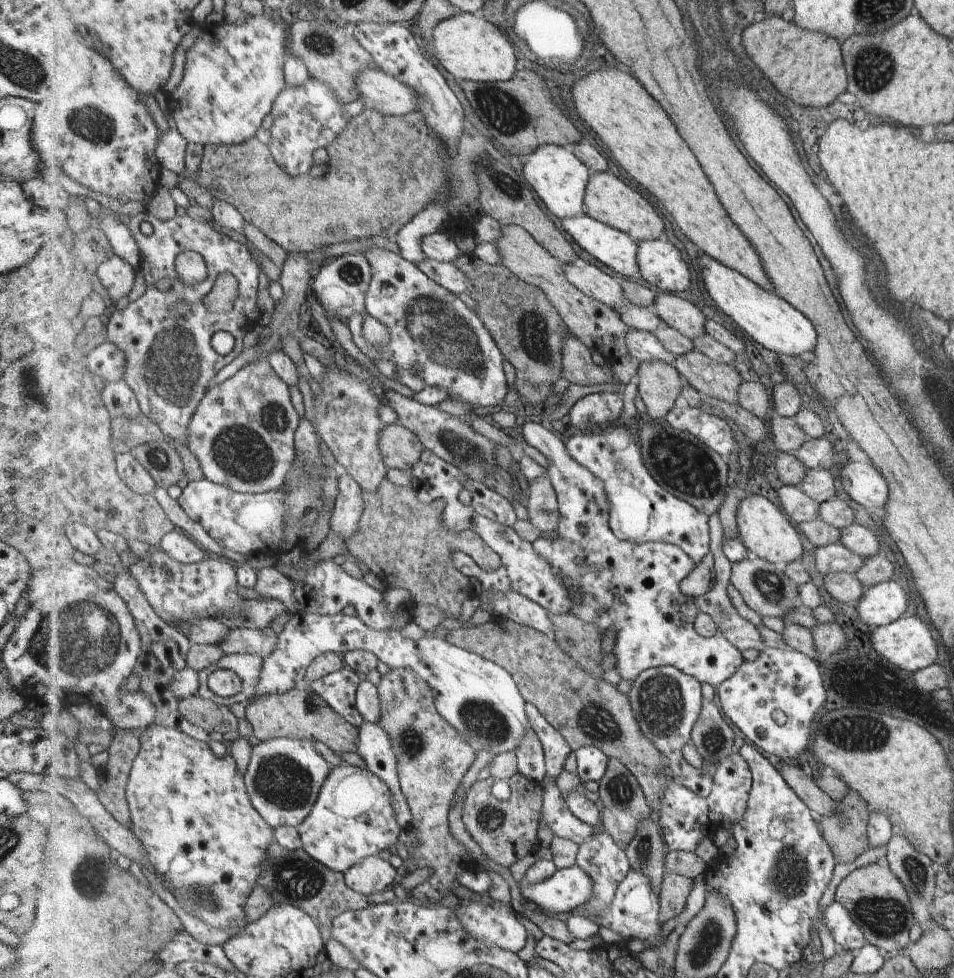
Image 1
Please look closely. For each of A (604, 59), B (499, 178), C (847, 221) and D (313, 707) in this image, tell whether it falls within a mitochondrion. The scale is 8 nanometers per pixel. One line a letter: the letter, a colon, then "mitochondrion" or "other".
A: other
B: mitochondrion
C: other
D: mitochondrion

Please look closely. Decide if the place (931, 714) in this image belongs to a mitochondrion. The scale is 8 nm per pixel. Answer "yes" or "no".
no

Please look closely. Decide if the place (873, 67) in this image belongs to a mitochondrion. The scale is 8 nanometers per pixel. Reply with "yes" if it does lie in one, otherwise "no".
yes

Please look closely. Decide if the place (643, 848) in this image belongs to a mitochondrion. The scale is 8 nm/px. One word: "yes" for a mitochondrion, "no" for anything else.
yes

